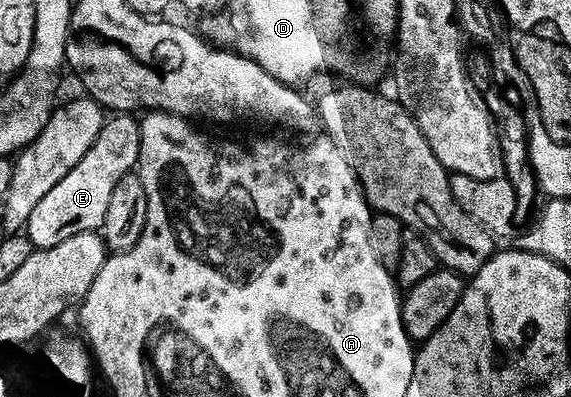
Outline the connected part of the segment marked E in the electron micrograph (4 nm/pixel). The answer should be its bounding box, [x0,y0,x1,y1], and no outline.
[24,114,140,248]

